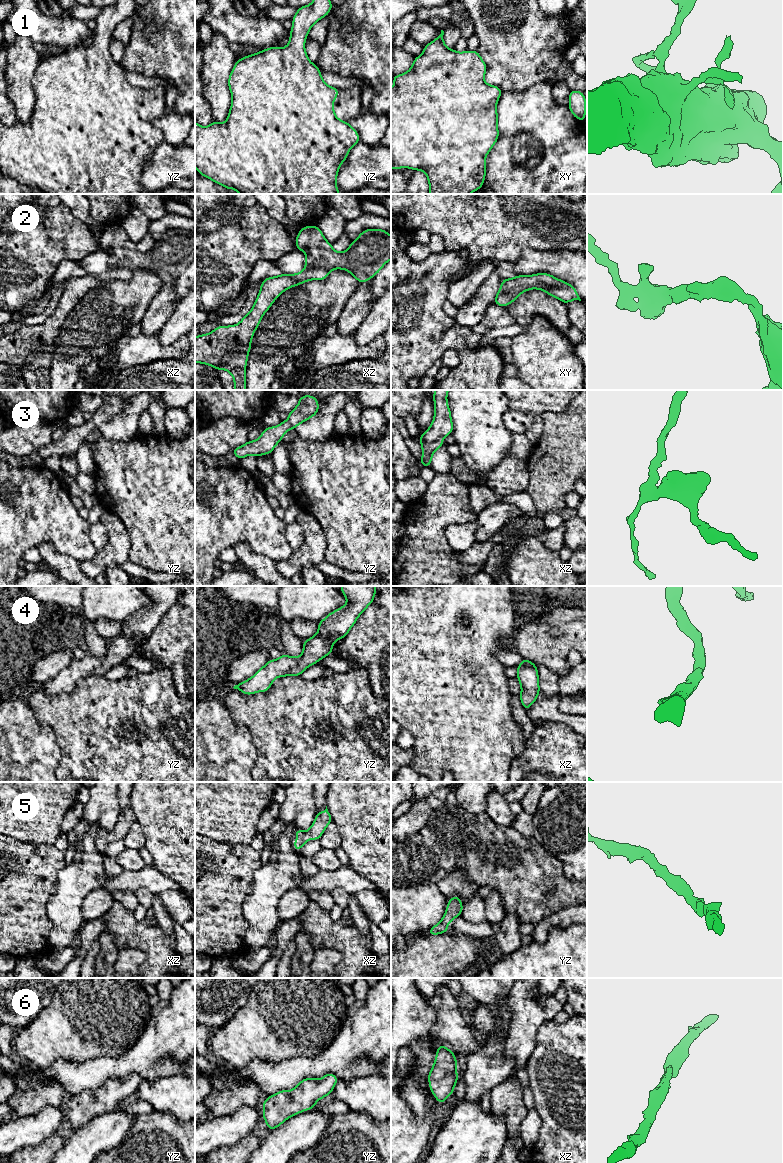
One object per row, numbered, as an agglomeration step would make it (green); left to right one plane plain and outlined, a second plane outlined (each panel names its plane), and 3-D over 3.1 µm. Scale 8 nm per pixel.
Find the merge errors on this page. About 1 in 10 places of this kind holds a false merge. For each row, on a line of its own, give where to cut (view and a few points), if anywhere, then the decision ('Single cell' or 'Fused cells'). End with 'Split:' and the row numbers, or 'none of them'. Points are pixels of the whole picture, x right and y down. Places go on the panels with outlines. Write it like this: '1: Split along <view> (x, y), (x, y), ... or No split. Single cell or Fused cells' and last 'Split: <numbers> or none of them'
1: No split. Single cell
2: No split. Single cell
3: No split. Single cell
4: No split. Single cell
5: No split. Single cell
6: No split. Single cell
Split: none of them

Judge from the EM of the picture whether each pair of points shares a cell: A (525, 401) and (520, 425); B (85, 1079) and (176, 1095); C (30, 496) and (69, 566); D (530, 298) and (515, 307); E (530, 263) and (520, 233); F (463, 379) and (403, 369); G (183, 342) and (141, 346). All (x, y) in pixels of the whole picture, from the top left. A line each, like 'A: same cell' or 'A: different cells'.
A: different cells
B: different cells
C: different cells
D: same cell
E: different cells
F: different cells
G: same cell

